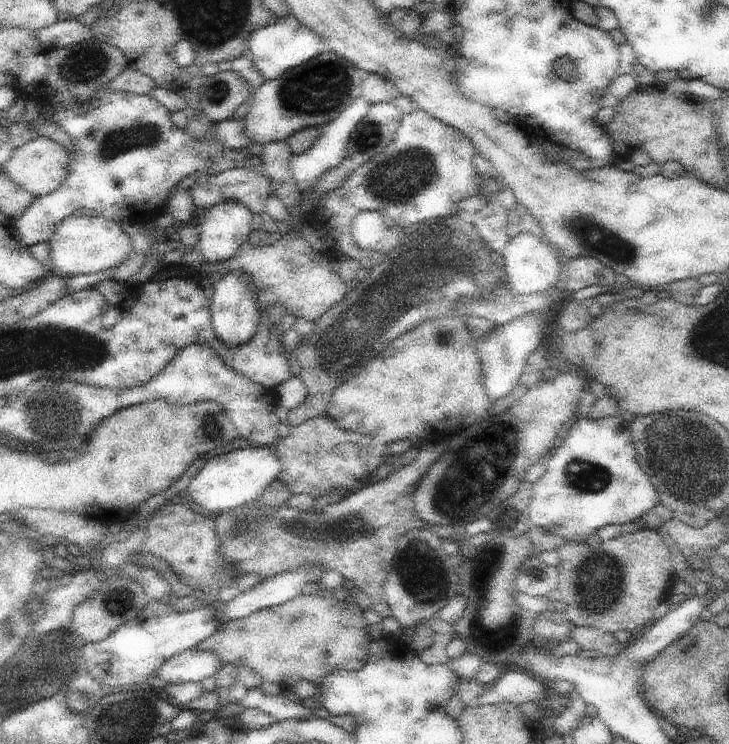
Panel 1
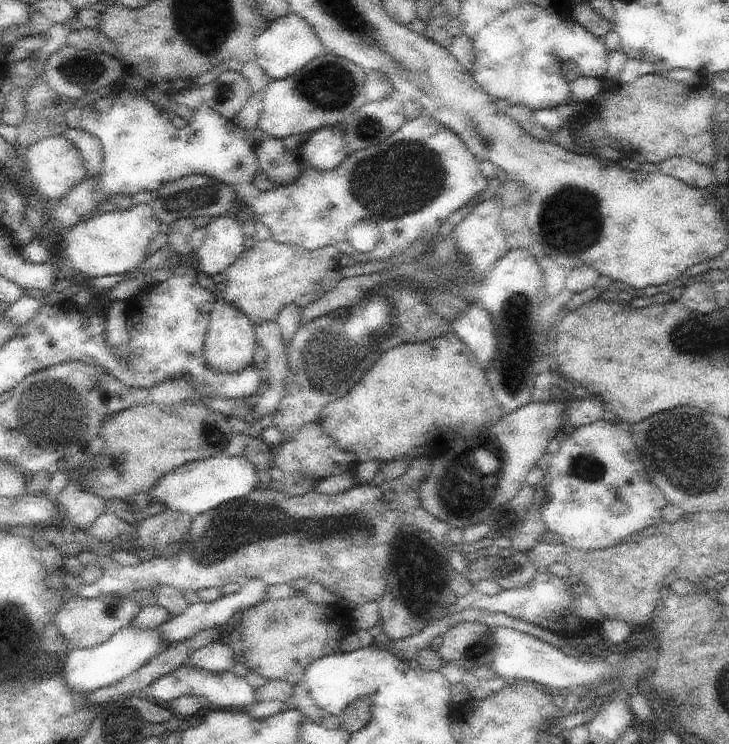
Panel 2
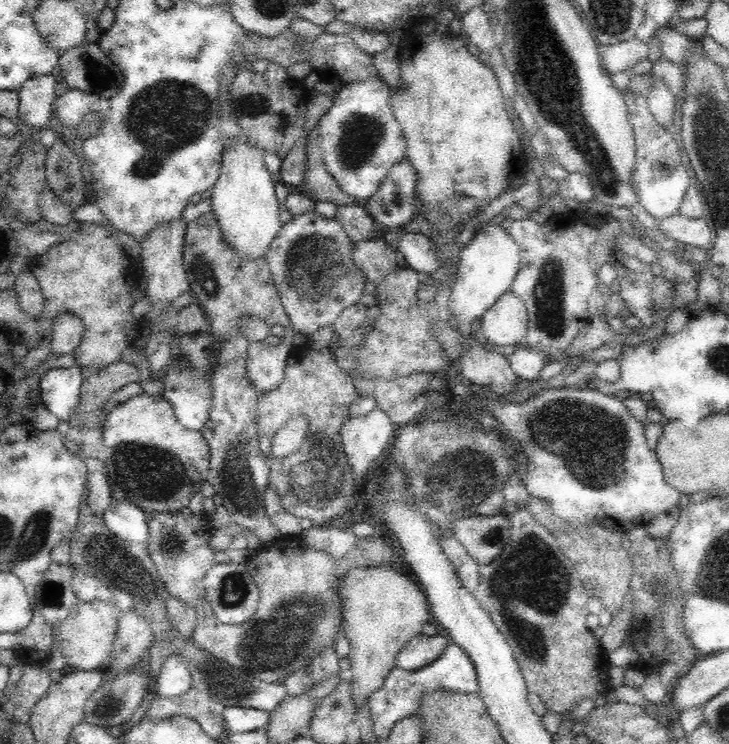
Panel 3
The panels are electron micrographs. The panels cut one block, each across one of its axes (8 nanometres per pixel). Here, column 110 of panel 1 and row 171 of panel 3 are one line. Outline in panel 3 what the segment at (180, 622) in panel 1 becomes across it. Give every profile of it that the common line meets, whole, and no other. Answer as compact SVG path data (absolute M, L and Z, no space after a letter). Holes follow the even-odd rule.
M624 91L626 107L630 114L632 129L636 136L637 152L633 183L637 190L638 201L650 216L658 220L676 216L684 200L687 188L694 182L688 172L684 172L678 164L674 166L672 154L682 154L680 146L674 142L672 134L676 130L662 129L654 120L647 104L647 96L640 96L634 92Z

